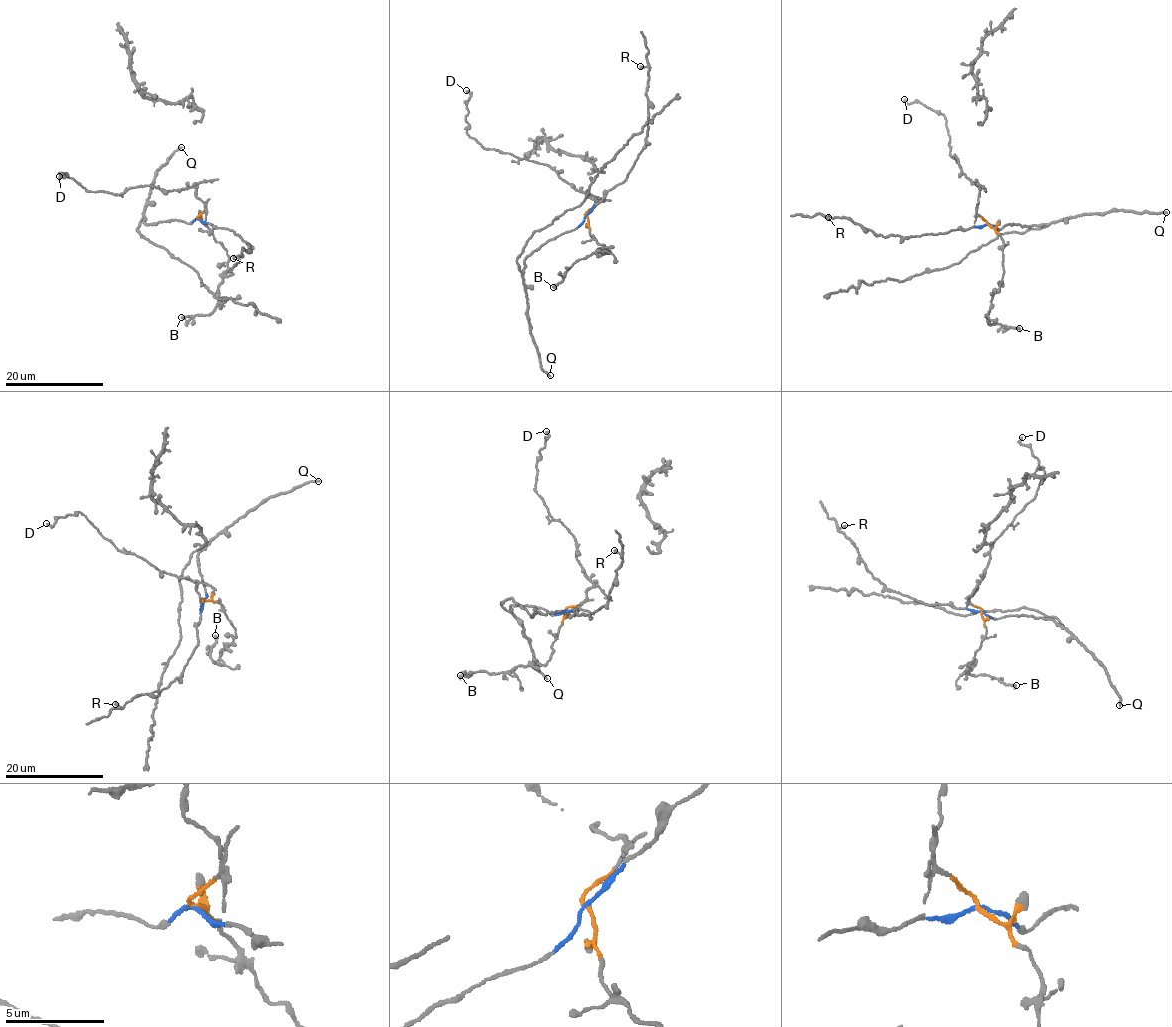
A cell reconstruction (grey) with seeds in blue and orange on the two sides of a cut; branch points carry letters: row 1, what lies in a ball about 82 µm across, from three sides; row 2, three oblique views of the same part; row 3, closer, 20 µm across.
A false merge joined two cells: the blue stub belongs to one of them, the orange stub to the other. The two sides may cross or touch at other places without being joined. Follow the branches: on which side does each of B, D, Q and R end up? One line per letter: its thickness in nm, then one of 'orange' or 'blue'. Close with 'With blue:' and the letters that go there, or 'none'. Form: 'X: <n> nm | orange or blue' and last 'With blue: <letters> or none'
B: 280 nm | orange
D: 240 nm | orange
Q: 240 nm | blue
R: 320 nm | blue
With blue: Q, R

